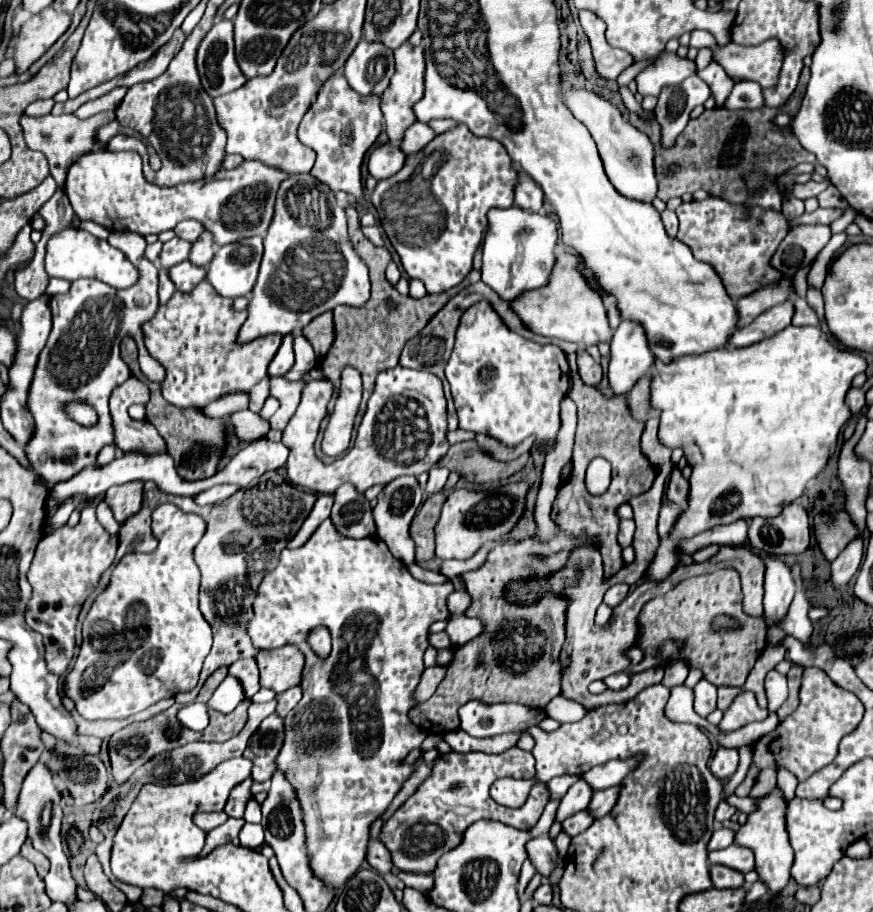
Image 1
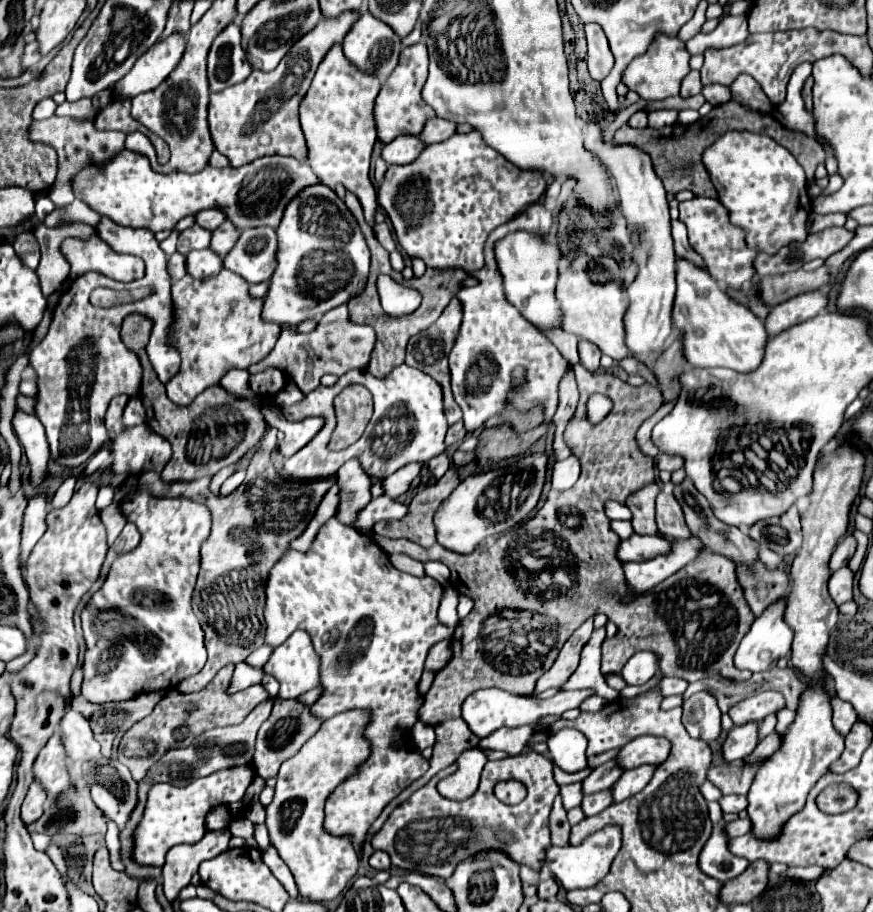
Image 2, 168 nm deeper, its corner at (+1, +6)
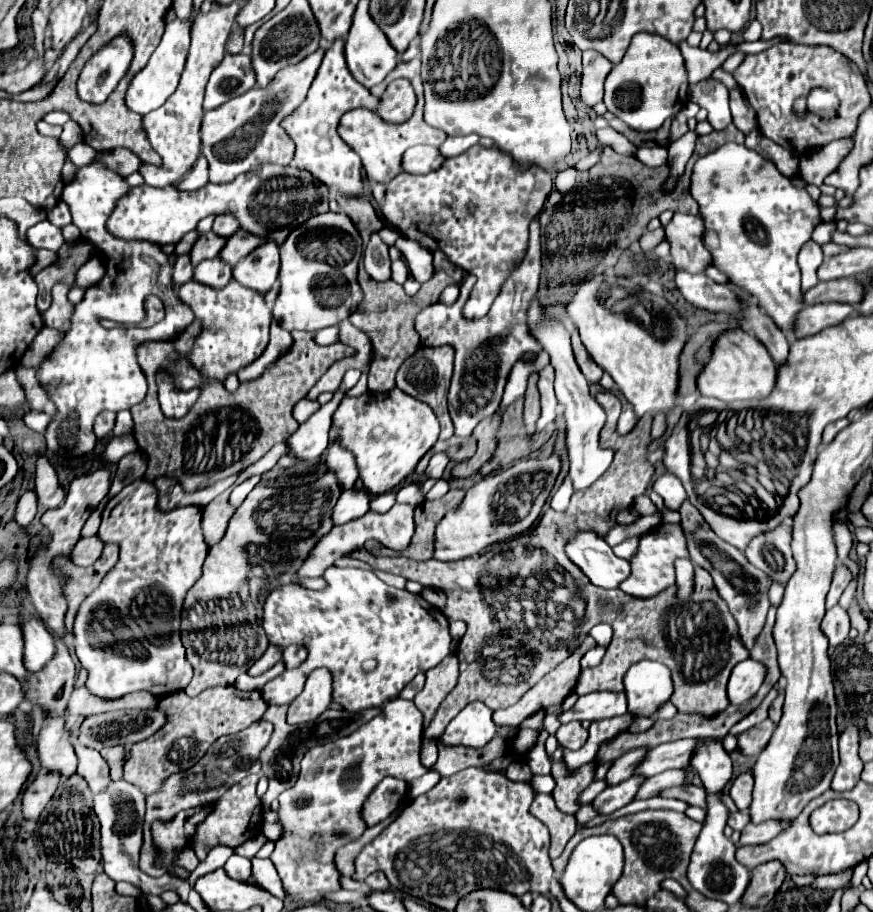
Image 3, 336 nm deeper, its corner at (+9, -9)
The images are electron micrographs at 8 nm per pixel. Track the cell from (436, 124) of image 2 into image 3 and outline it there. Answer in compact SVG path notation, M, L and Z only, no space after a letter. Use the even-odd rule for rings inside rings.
M468 134L468 136L458 136L458 138L446 138L446 142L440 146L440 152L450 158L450 156L460 156L462 152L466 152L470 146L478 144L480 136L478 134Z

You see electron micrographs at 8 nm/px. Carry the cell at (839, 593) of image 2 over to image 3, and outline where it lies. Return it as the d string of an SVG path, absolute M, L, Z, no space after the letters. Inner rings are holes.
M834 606L826 612L824 620L822 620L822 632L828 638L830 646L838 646L848 638L848 630L850 630L850 618L848 612L842 610L840 606Z

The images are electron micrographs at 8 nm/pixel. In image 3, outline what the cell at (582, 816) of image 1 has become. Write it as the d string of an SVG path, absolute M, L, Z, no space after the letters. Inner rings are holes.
M632 776L630 780L624 780L622 784L616 786L608 786L602 794L596 796L596 800L592 802L600 814L612 814L614 810L630 804L636 796L636 792L640 790L640 786L644 784L646 776Z

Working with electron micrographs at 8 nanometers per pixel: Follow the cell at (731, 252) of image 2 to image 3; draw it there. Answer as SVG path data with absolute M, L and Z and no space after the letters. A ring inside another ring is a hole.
M674 214L664 226L666 240L670 242L670 262L676 270L702 274L706 266L712 266L710 254L702 244L702 232L702 218L692 214Z

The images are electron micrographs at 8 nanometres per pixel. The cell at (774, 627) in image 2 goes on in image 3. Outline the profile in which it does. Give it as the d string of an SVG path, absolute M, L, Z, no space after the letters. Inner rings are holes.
M746 658L744 662L736 664L732 670L732 676L728 680L730 704L744 704L746 700L750 700L762 686L764 676L766 676L764 664L752 660L752 658Z

